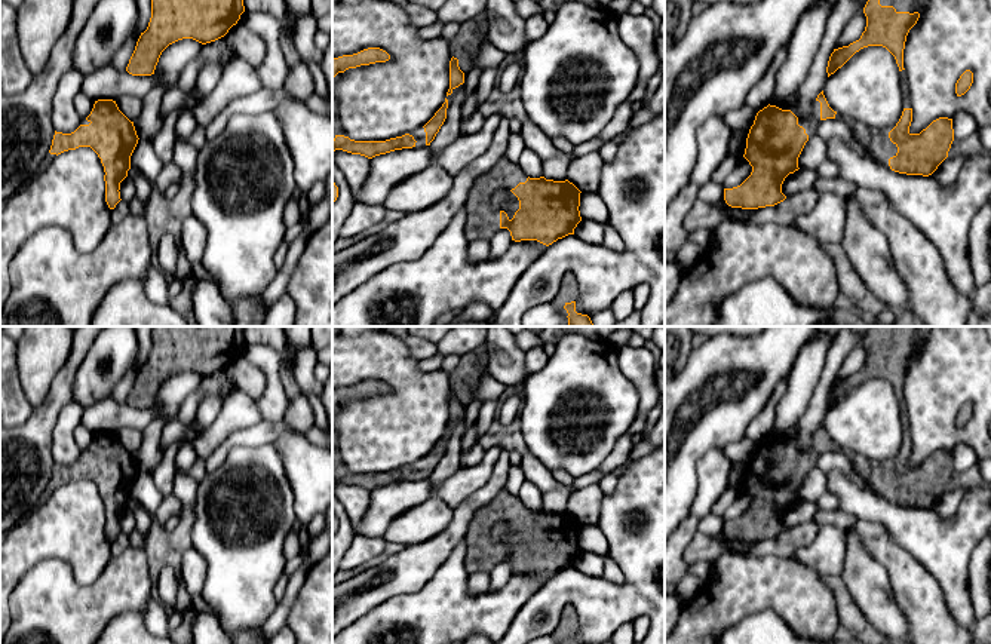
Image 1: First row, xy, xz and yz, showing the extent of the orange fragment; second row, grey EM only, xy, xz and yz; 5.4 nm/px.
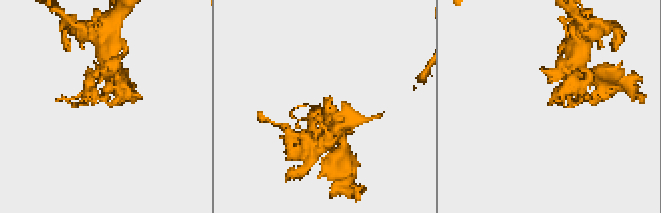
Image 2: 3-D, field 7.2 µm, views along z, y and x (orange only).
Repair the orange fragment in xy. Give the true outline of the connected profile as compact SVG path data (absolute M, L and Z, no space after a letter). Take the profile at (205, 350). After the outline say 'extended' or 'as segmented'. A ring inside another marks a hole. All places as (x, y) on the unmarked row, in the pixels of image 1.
M154 326L151 350L141 365L126 404L151 408L162 384L182 371L202 377L224 369L245 344L245 326Z; as segmented

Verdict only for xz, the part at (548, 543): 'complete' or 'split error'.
split error

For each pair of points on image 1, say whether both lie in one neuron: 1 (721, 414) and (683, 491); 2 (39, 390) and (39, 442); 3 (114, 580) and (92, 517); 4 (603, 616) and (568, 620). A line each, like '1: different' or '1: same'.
1: same
2: different
3: different
4: different

